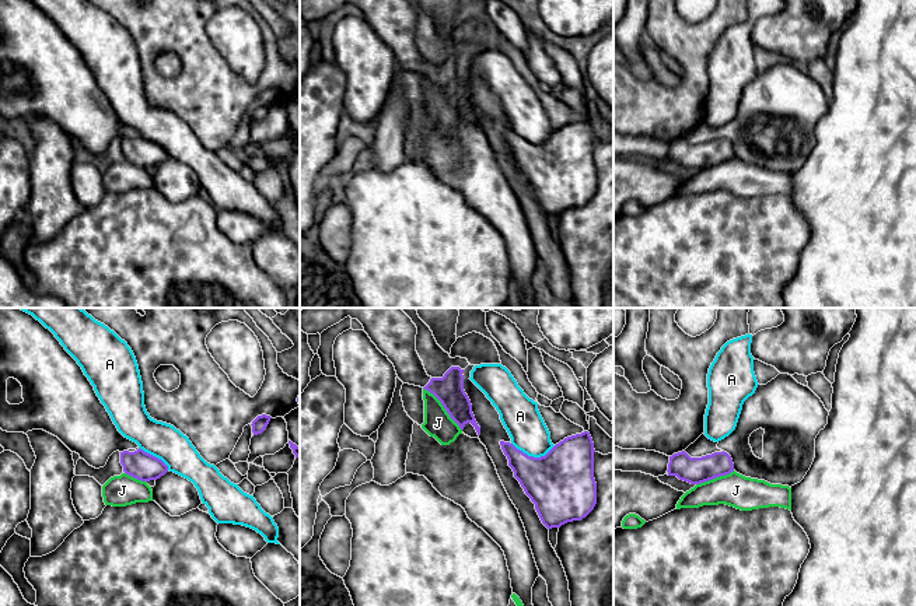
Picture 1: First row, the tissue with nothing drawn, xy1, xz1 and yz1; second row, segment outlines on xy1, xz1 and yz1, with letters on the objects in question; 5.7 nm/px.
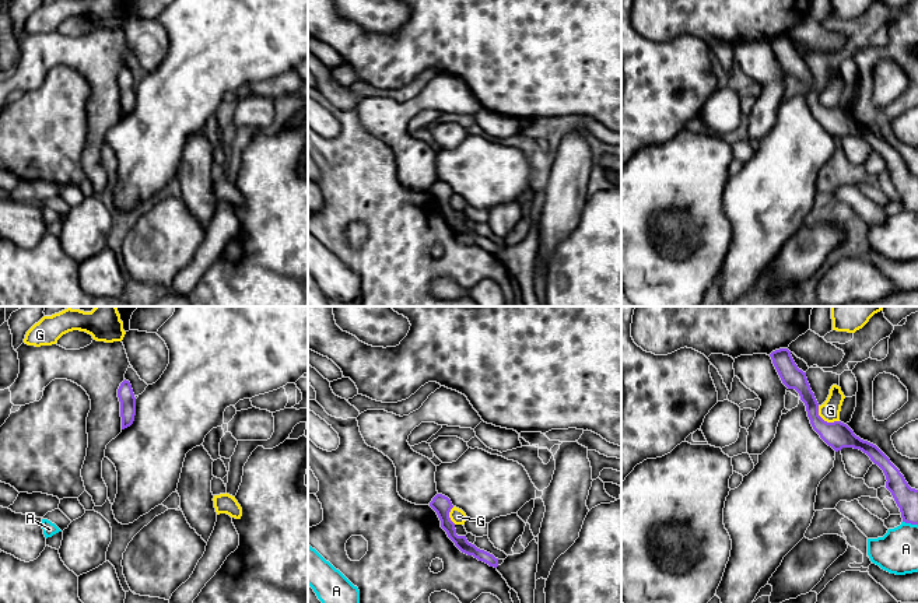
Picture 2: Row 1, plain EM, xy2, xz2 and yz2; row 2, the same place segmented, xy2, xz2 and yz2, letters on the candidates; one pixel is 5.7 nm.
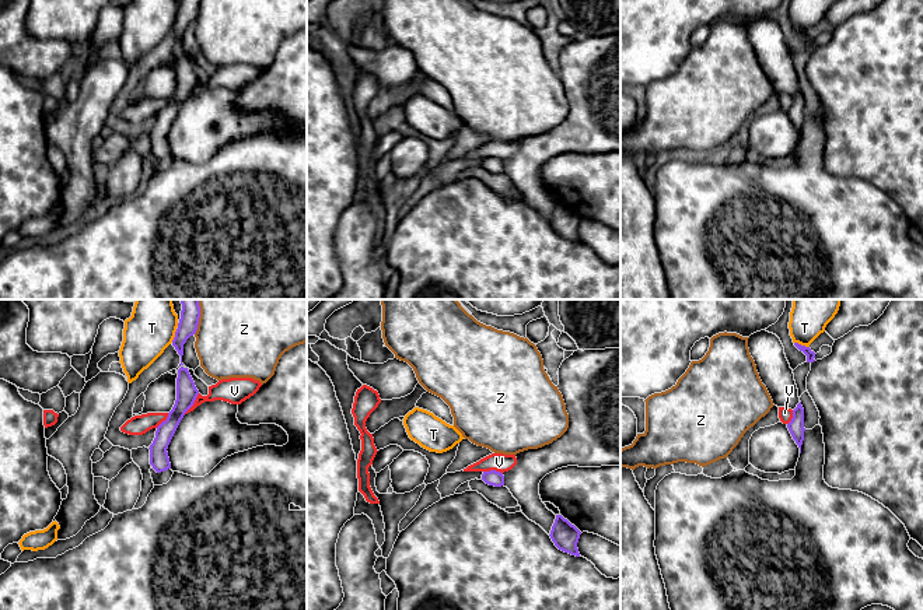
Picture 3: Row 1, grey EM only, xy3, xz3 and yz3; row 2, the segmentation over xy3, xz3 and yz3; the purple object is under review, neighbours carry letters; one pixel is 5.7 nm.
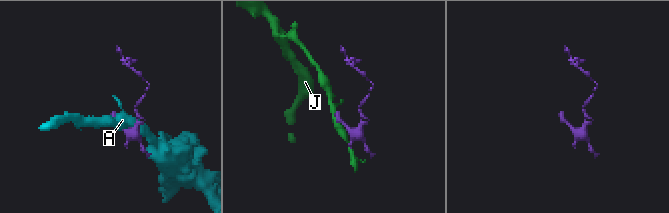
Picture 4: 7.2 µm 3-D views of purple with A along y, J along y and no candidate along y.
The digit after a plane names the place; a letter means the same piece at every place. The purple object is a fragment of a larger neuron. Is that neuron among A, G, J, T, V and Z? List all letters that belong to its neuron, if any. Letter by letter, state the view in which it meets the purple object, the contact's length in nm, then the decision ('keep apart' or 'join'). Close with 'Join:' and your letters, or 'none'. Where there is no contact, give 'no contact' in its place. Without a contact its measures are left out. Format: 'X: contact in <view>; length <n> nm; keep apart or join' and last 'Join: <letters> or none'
A: contact in xz1; length 260 nm; keep apart
G: contact in yz2; length 160 nm; keep apart
J: contact in xz1; length 340 nm; keep apart
T: contact in yz3; length 90 nm; keep apart
V: contact in xy3; length 150 nm; keep apart
Z: contact in xy3; length 200 nm; keep apart
Join: none

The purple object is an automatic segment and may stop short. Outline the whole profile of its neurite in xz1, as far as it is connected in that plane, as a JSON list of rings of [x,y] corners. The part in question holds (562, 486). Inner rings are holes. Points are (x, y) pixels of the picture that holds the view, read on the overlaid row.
[[[588,431],[564,438],[545,456],[528,456],[500,441],[514,477],[548,528],[585,518],[597,504],[594,442]]]

